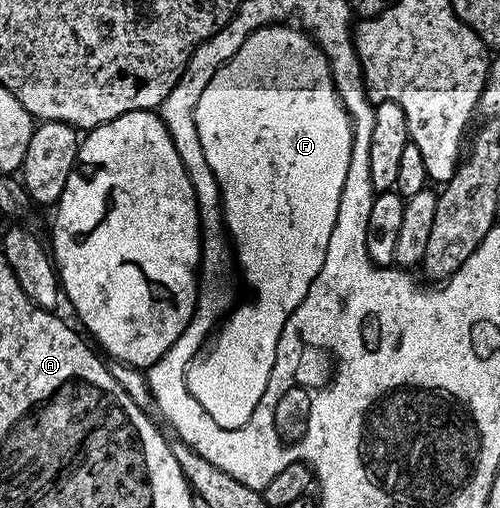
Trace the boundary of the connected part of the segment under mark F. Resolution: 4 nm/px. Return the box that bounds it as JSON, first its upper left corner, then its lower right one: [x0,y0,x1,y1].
[187,24,357,430]

